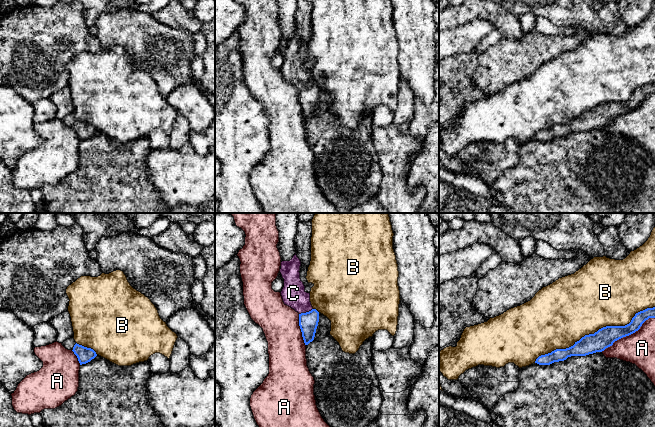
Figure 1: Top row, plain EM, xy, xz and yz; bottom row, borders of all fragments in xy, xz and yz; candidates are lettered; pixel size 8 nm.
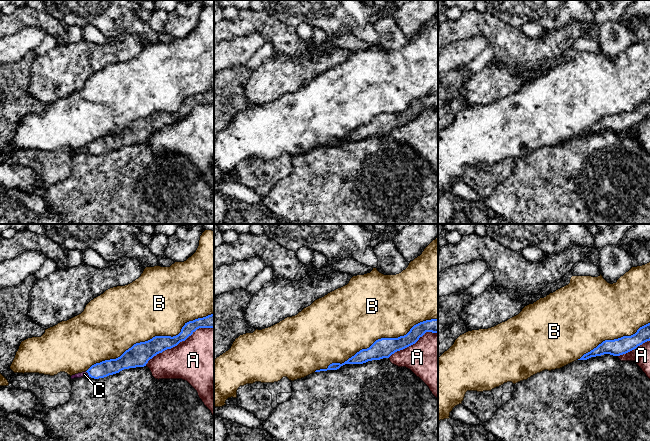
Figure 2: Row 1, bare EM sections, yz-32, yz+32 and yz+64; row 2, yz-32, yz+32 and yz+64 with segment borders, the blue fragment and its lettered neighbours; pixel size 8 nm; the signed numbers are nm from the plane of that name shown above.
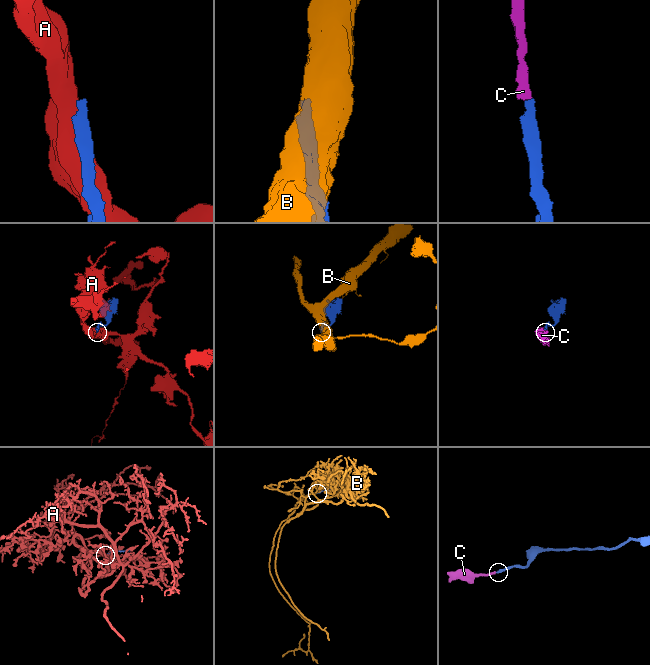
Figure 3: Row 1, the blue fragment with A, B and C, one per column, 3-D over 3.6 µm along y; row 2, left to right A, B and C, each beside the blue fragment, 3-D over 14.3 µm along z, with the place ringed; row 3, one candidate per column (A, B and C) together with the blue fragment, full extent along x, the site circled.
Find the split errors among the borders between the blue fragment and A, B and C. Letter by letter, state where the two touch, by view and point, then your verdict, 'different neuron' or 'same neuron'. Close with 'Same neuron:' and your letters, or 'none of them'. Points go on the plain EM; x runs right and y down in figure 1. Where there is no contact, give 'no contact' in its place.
A: yz (628, 111) | different neuron
B: yz (595, 108) | different neuron
C: xz (306, 88) | same neuron
Same neuron: C

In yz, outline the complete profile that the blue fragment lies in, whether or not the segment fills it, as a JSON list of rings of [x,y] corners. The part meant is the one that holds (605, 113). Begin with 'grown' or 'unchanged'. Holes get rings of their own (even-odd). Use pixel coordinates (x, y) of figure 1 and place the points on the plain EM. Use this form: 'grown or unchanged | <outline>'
unchanged | [[[655,83],[636,89],[631,98],[625,102],[603,103],[594,110],[585,111],[569,124],[556,125],[551,129],[541,131],[536,135],[535,139],[550,141],[554,138],[564,137],[571,132],[586,132],[602,128],[612,122],[615,117],[638,107],[649,94],[655,94]]]

